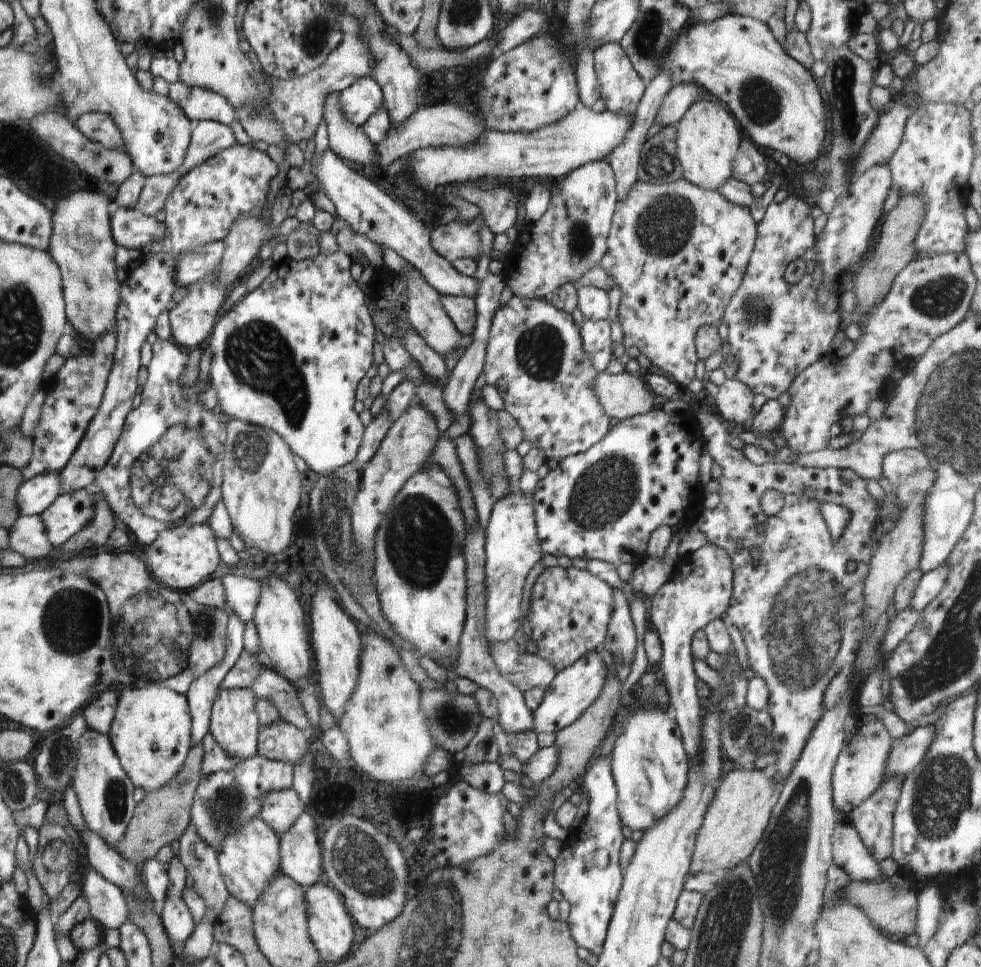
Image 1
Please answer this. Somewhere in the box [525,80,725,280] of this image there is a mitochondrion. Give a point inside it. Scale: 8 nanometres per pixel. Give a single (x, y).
(664, 228)

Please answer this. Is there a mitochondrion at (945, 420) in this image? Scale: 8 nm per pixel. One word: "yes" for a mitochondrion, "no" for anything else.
yes

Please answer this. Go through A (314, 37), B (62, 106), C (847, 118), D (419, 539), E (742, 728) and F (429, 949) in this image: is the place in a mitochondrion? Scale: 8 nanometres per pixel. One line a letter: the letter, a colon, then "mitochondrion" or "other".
A: mitochondrion
B: other
C: mitochondrion
D: mitochondrion
E: mitochondrion
F: mitochondrion

